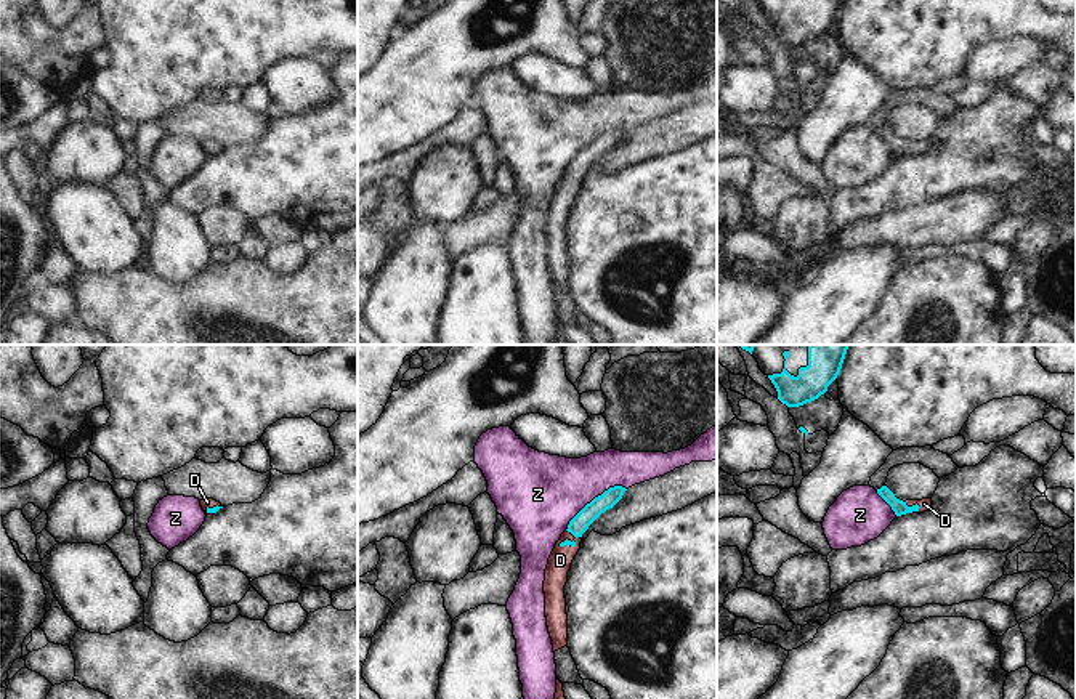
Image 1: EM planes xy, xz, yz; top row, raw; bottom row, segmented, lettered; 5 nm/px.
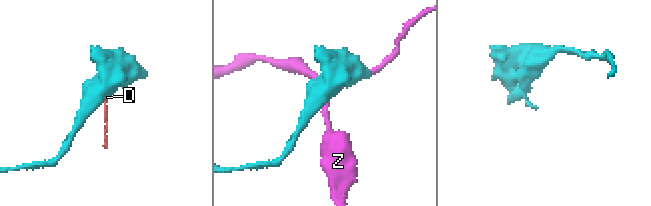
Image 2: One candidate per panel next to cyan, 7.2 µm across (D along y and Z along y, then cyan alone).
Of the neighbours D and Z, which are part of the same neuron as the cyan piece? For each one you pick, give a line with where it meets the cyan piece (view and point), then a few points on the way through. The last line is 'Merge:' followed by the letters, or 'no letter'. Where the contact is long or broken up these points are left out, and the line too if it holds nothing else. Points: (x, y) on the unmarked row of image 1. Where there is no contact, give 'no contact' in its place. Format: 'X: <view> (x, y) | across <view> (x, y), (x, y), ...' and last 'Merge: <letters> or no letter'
D: yz (913, 146) | across yz (900, 148), (913, 146), (924, 145)
Merge: D

